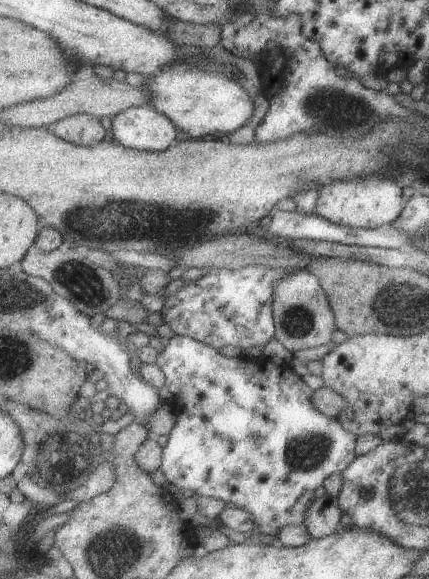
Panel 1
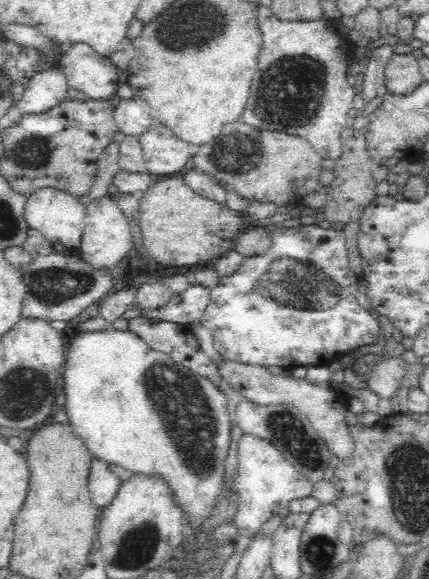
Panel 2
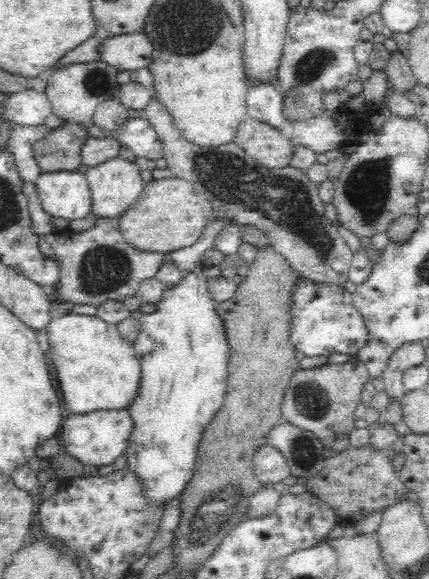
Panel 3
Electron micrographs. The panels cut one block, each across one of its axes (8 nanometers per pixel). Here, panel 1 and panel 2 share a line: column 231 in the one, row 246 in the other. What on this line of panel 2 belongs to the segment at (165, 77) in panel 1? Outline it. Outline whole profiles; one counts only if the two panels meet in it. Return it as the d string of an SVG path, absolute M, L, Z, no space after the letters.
M110 196L93 199L85 205L84 226L81 244L73 253L95 271L105 271L118 266L134 246L129 220L118 206L117 199Z

